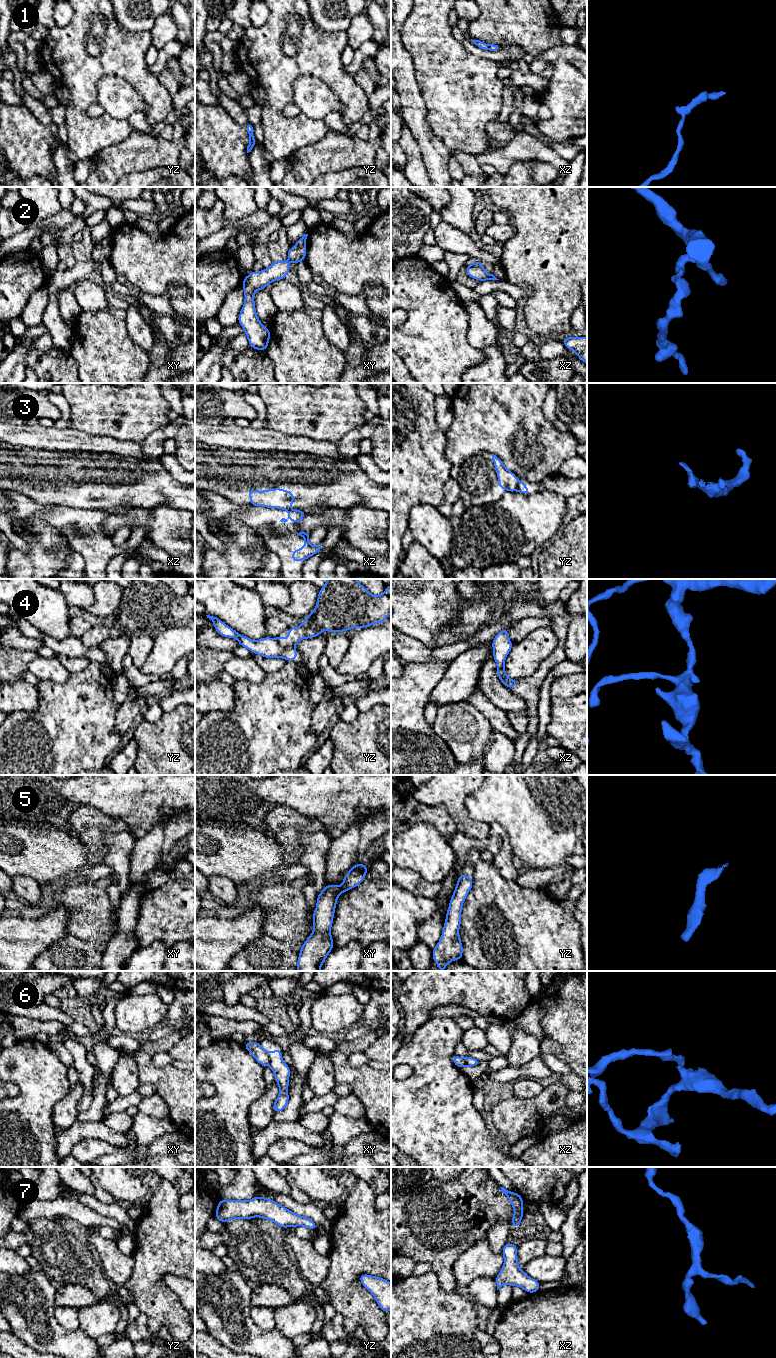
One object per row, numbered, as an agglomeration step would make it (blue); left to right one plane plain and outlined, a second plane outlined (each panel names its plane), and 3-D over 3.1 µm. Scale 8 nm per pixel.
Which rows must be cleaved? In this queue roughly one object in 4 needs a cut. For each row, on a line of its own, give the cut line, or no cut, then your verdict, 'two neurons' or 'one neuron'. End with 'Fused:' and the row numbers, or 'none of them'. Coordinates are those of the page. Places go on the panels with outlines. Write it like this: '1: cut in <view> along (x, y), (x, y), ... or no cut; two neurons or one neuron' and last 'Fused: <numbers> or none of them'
1: no cut; one neuron
2: no cut; one neuron
3: cut in yz along (517, 485), (518, 489); two neurons
4: cut in yz along (276, 639), (283, 647), (293, 647); two neurons
5: no cut; one neuron
6: no cut; one neuron
7: no cut; one neuron
Fused: 3, 4

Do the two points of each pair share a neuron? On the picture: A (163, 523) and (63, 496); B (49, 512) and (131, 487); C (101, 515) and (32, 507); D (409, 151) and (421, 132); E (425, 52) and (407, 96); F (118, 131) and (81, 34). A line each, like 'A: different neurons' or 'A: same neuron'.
A: different neurons
B: different neurons
C: same neuron
D: different neurons
E: different neurons
F: same neuron

